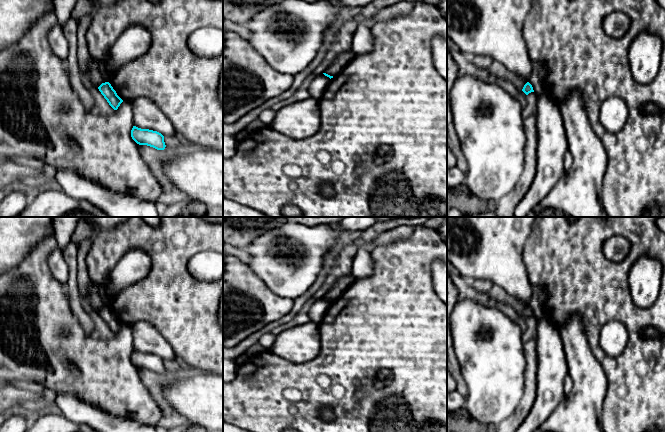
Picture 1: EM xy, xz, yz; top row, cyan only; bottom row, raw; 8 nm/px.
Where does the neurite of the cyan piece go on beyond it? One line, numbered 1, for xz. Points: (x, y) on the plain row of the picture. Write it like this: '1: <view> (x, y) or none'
1: none

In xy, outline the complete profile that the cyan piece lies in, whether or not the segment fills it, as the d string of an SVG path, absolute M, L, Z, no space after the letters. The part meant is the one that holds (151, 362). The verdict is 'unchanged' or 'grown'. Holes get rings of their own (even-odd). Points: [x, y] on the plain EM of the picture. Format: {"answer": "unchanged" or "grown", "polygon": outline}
{"answer": "unchanged", "polygon": "M133 350L131 361L139 369L147 369L157 374L164 374L166 371L164 360L157 355L141 353Z"}

